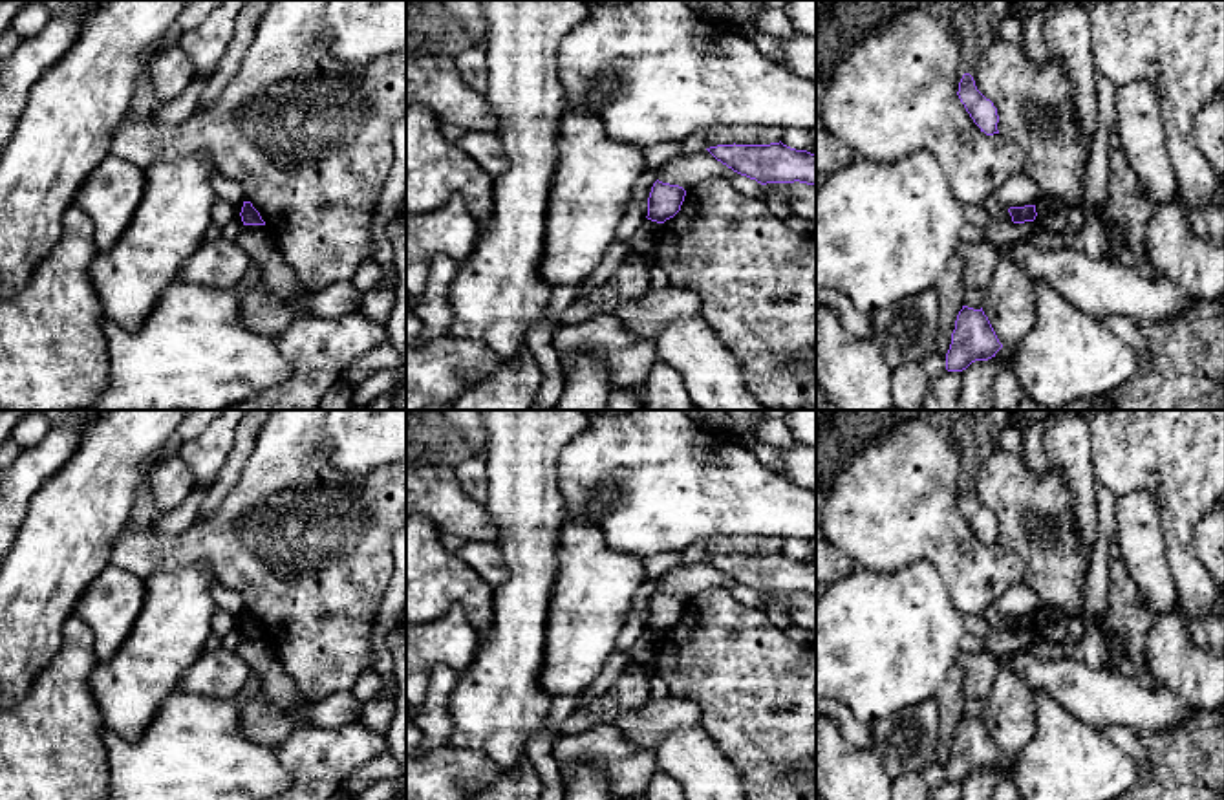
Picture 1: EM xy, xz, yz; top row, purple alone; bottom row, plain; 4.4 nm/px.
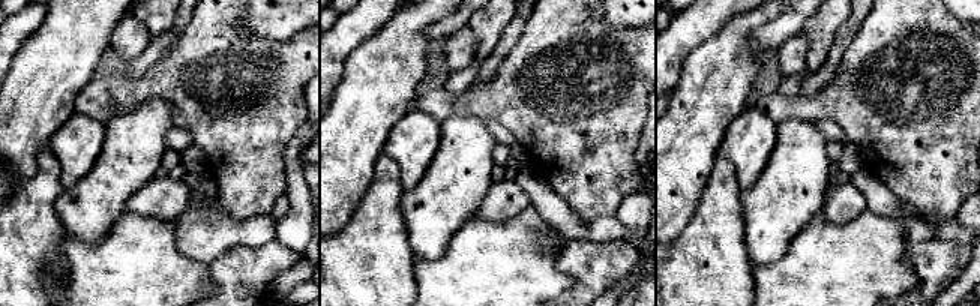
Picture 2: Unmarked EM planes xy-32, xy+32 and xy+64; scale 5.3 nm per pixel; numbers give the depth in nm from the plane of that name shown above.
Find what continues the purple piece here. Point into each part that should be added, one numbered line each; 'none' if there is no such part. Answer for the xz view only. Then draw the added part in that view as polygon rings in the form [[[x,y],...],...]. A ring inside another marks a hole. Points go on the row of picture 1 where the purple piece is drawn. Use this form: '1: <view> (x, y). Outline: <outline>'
none

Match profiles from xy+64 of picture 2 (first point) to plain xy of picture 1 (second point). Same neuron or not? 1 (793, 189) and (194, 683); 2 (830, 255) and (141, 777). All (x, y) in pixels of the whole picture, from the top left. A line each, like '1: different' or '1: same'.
1: different
2: same

